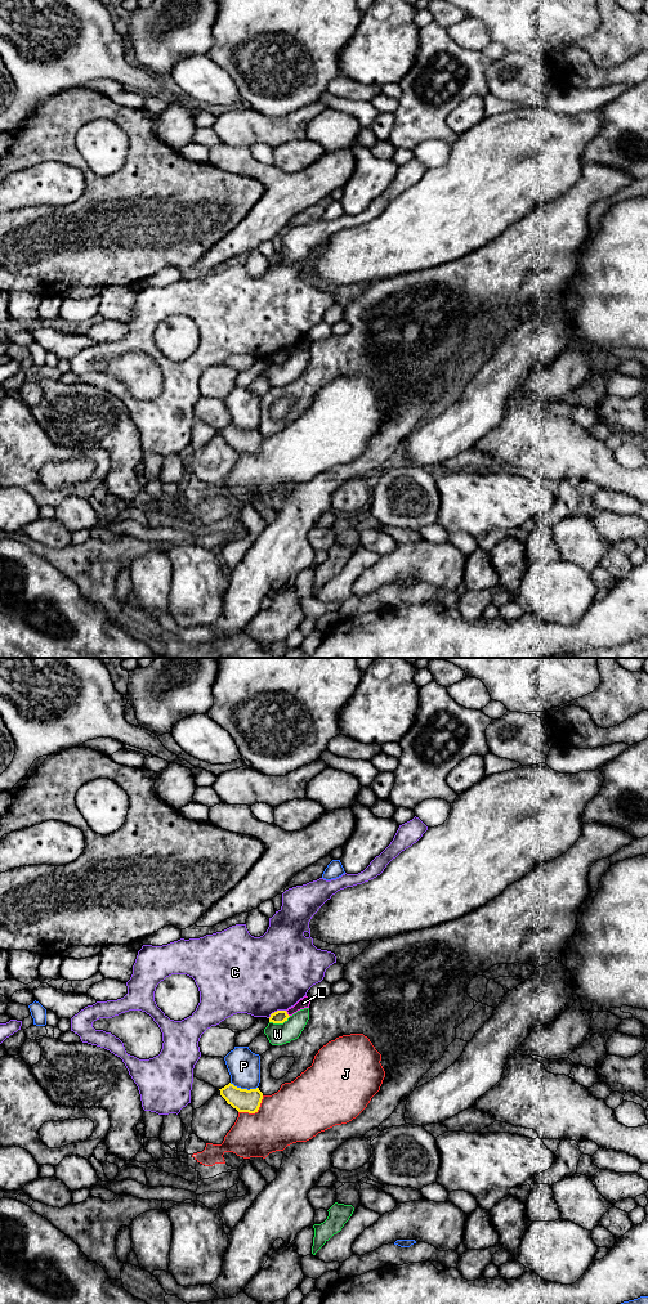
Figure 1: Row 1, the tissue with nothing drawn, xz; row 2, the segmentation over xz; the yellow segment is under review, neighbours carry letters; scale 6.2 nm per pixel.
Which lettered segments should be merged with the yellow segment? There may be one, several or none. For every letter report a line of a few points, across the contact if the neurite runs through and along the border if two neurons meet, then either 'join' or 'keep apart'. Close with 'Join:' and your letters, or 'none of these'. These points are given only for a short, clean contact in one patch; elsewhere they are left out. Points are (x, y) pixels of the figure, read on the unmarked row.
C: keep apart
J: keep apart
L: line xz (285, 352), (289, 357); keep apart
P: keep apart
W: keep apart
Join: none of these

